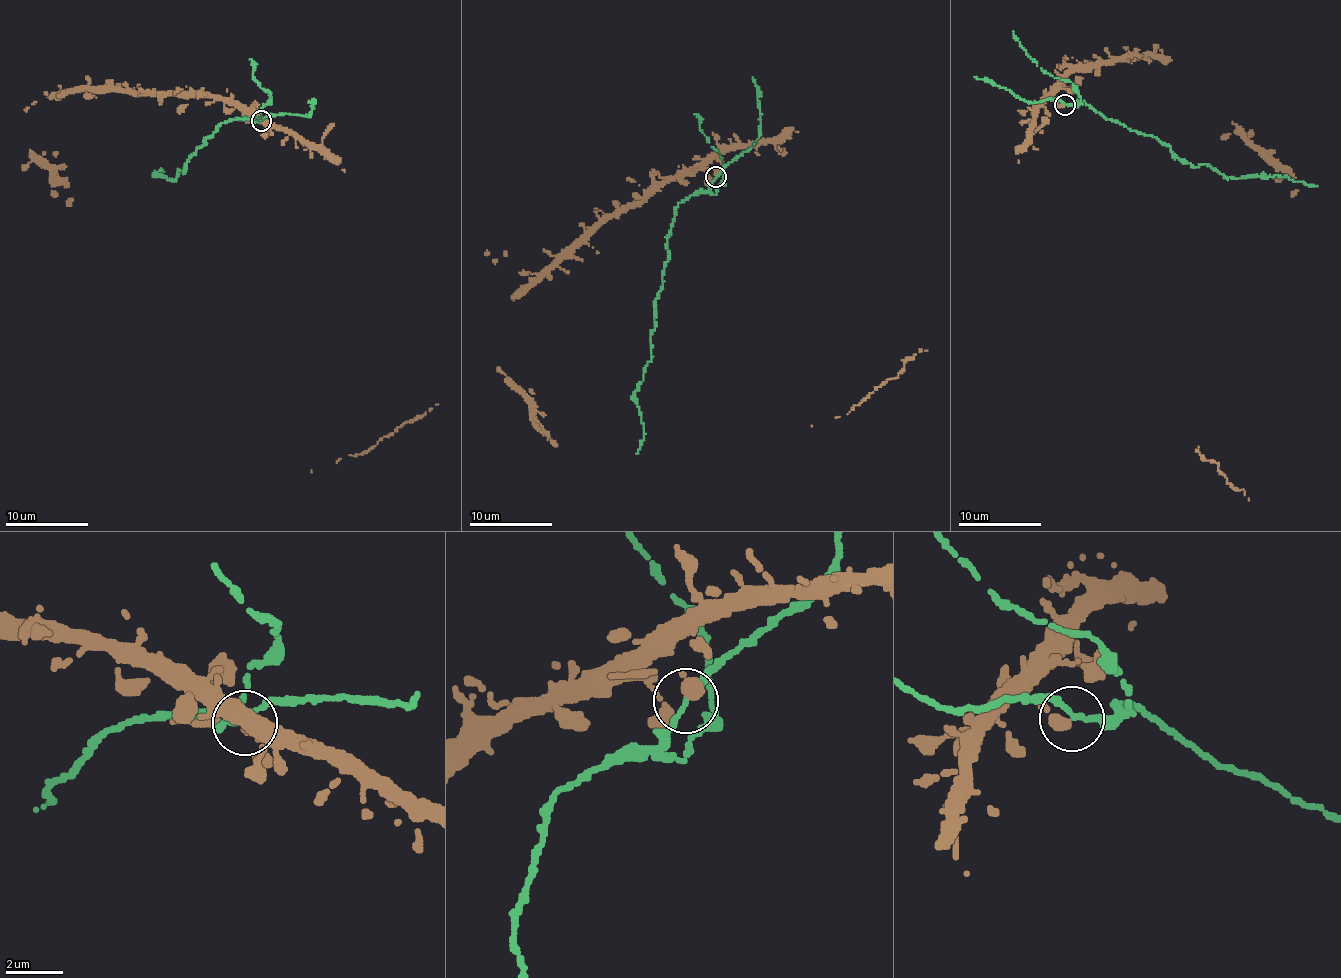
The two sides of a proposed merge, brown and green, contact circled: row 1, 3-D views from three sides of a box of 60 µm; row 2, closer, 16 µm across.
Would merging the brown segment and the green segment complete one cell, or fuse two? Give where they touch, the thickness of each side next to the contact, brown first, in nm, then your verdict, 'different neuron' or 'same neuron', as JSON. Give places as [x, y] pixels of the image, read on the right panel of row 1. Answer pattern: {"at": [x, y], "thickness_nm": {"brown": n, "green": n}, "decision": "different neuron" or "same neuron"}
{"at": [1064, 105], "thickness_nm": {"brown": 400, "green": 190}, "decision": "same neuron"}

